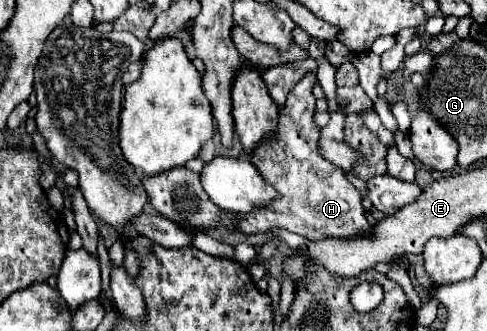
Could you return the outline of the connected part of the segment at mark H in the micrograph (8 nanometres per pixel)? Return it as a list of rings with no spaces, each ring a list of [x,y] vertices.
[[[306,74],[294,86],[294,90],[288,94],[288,102],[280,108],[280,126],[248,154],[248,160],[278,192],[278,198],[262,206],[260,210],[238,214],[238,220],[234,222],[234,228],[238,232],[256,234],[276,226],[300,234],[306,240],[320,240],[324,236],[340,238],[370,230],[370,224],[364,218],[360,190],[350,184],[346,170],[322,156],[318,142],[320,126],[314,122],[316,96],[312,94],[312,88],[316,84],[318,76]]]

